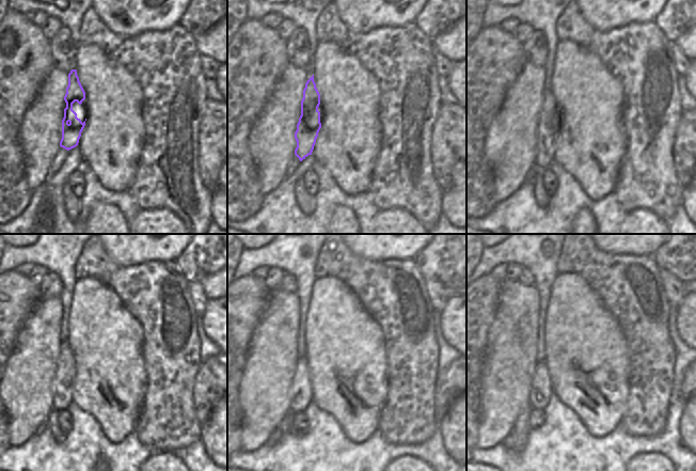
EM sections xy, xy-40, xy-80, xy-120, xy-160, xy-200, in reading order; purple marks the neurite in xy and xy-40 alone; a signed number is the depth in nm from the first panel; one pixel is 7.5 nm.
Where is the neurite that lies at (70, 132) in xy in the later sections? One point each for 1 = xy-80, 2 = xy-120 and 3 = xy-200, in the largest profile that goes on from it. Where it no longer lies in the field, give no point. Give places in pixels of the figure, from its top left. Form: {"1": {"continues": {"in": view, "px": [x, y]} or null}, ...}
{"1": {"continues": {"in": "xy-80", "px": [548, 126]}}, "2": {"continues": {"in": "xy-120", "px": [62, 387]}}, "3": {"continues": {"in": "xy-200", "px": [541, 390]}}}

